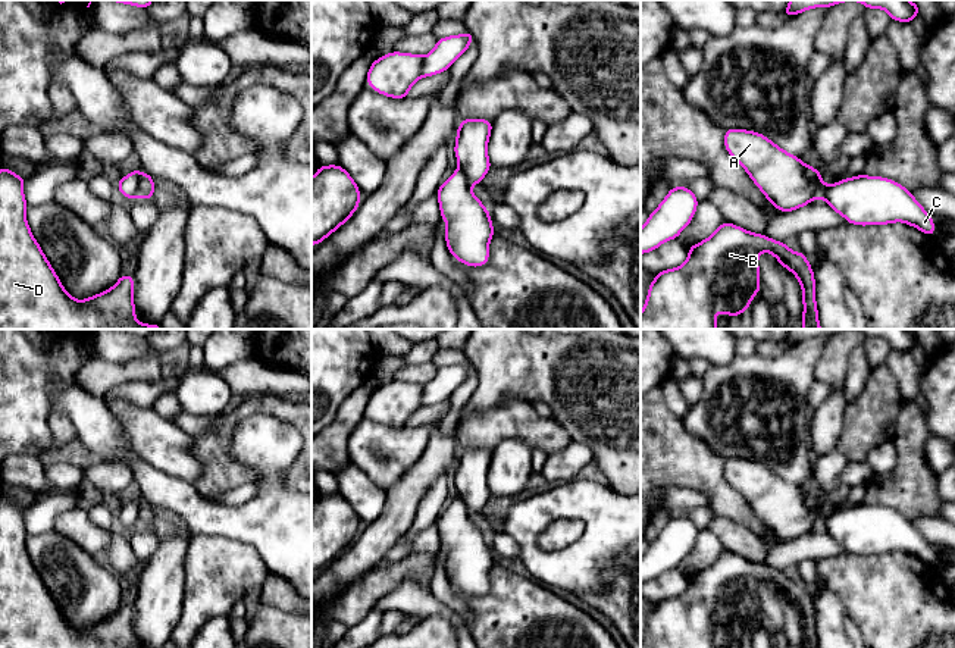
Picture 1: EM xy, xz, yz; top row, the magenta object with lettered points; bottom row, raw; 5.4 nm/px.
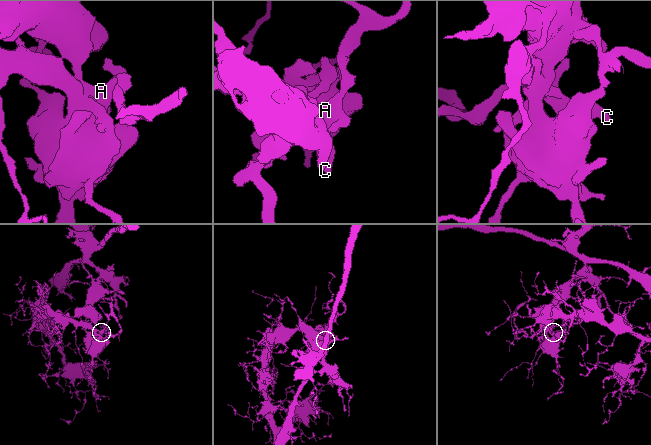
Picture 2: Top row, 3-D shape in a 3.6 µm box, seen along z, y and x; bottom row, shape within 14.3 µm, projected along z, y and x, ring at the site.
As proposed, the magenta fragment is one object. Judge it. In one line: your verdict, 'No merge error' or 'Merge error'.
Merge error

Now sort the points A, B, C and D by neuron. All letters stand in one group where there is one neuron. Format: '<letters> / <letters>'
A B D / C

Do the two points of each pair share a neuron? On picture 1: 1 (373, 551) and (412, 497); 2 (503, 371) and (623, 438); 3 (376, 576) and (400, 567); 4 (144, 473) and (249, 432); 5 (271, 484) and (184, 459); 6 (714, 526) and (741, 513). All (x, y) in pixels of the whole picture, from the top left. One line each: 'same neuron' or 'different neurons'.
1: same neuron
2: same neuron
3: same neuron
4: same neuron
5: different neurons
6: different neurons

